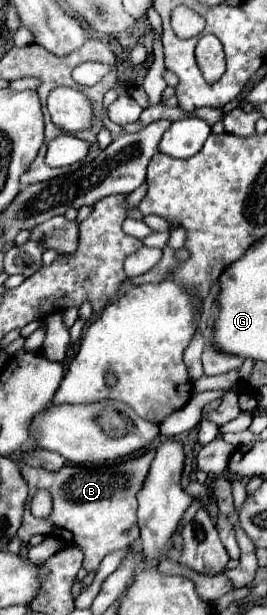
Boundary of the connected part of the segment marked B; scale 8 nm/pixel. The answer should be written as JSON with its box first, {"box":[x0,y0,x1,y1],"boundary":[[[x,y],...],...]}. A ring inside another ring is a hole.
{"box":[17,450,155,570],"boundary":[[[147,450],[143,456],[117,462],[117,464],[101,464],[99,466],[63,466],[59,472],[49,472],[43,468],[29,468],[21,470],[27,486],[29,486],[29,500],[35,496],[37,490],[47,490],[53,498],[53,510],[47,518],[39,520],[29,510],[29,500],[25,506],[23,524],[17,532],[21,542],[29,542],[31,536],[43,534],[43,530],[55,538],[65,540],[83,550],[85,560],[83,568],[97,570],[103,556],[113,550],[125,548],[139,538],[137,526],[137,492],[145,484],[149,474],[149,466],[153,460],[155,450]]]}

